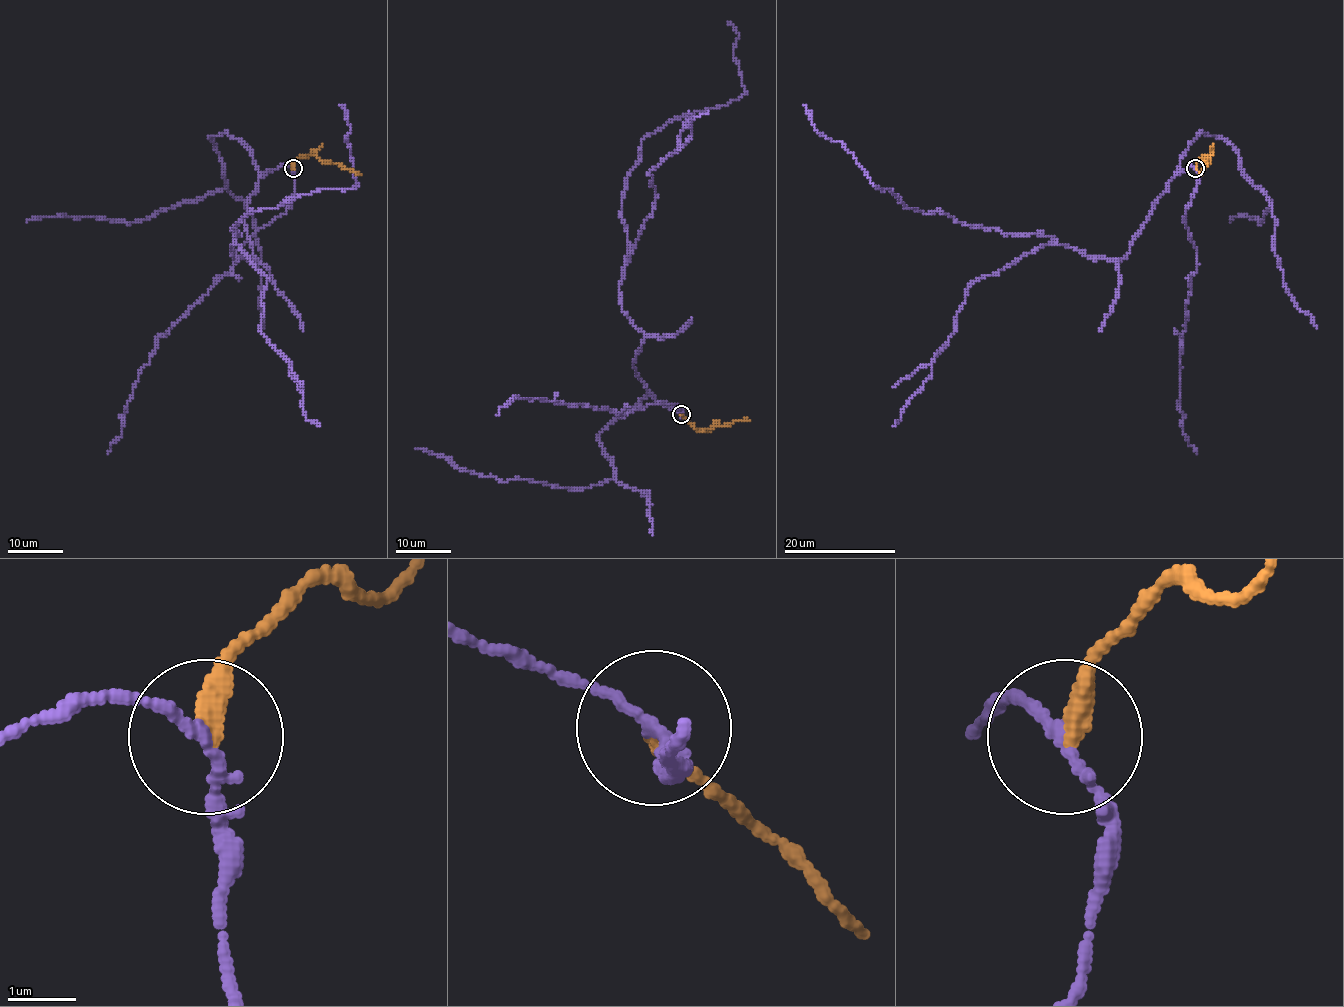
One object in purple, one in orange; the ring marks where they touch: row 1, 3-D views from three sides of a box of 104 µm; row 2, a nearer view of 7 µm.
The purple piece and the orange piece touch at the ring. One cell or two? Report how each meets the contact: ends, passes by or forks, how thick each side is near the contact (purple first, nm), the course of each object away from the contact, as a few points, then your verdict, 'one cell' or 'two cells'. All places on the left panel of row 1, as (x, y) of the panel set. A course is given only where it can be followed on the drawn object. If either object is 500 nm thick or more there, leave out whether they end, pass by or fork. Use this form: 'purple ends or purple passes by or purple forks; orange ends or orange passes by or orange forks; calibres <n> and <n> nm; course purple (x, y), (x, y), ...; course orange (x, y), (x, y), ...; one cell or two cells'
purple passes by; orange ends; calibres 160 and 320 nm; course purple (292, 168), (266, 171), (250, 195), (255, 260), (235, 258), (232, 228), (250, 212), (356, 184), (340, 104); course orange (292, 168), (296, 160), (313, 152), (324, 163), (337, 163), (361, 175); two cells

